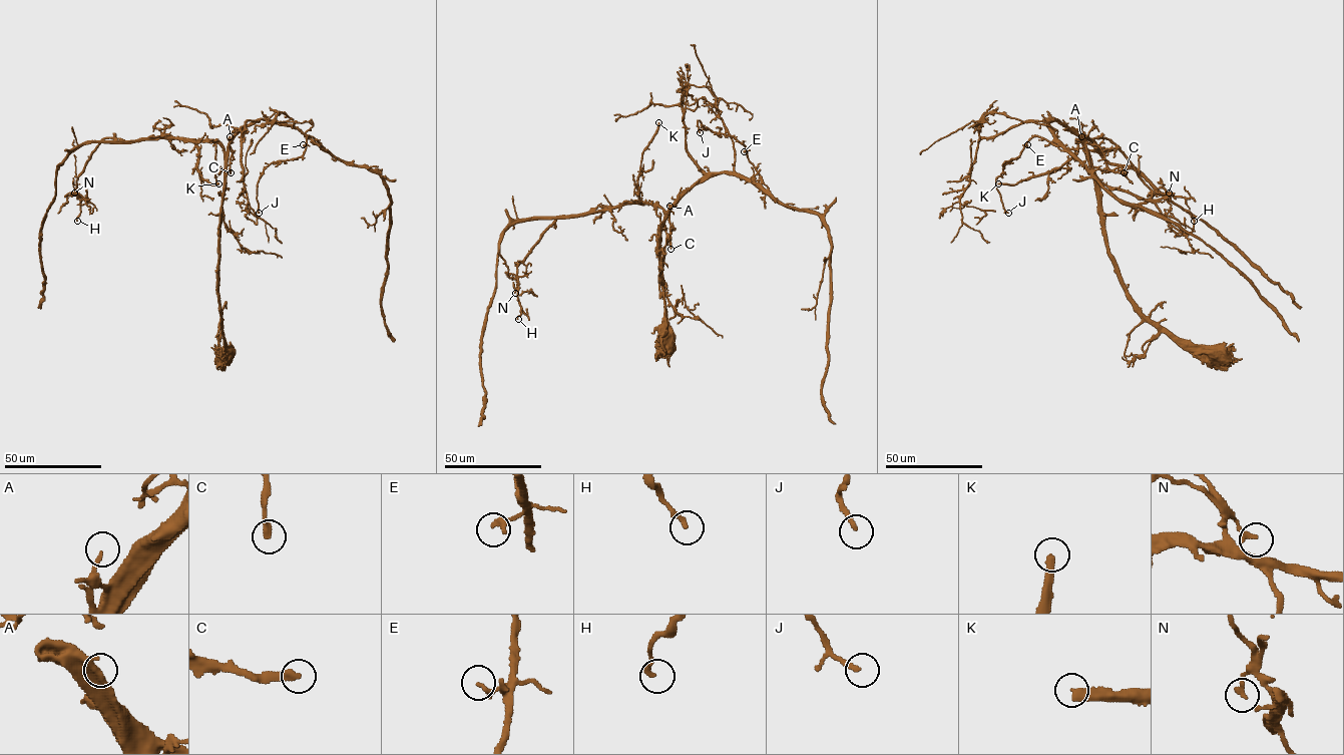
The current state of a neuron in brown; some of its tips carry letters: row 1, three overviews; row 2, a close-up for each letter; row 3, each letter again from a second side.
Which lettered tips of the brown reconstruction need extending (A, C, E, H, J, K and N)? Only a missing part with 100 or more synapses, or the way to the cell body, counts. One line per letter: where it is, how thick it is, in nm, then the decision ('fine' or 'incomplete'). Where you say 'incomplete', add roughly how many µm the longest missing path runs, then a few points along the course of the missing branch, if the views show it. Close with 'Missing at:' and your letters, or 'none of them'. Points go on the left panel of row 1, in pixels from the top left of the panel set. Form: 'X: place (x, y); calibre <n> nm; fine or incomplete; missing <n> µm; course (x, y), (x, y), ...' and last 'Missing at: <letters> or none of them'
A: place (230, 136); calibre 160 nm; fine
C: place (231, 172); calibre 340 nm; fine
E: place (303, 144); calibre 220 nm; fine
H: place (77, 221); calibre 240 nm; fine
J: place (259, 213); calibre 190 nm; fine
K: place (218, 183); calibre 400 nm; incomplete; missing 110 µm; course (218, 183), (215, 180), (208, 189), (209, 173), (206, 181), (216, 182), (213, 180), (195, 186), (174, 178)
N: place (74, 193); calibre 240 nm; fine
Missing at: K

